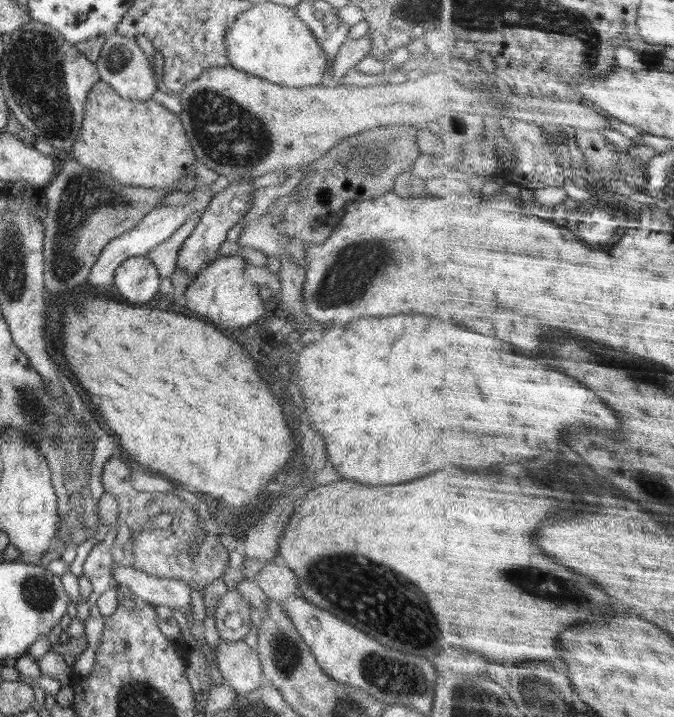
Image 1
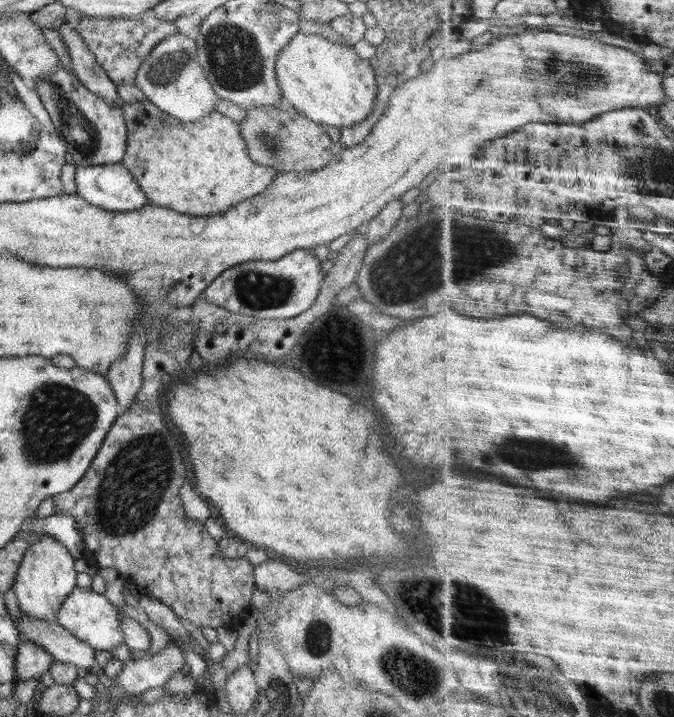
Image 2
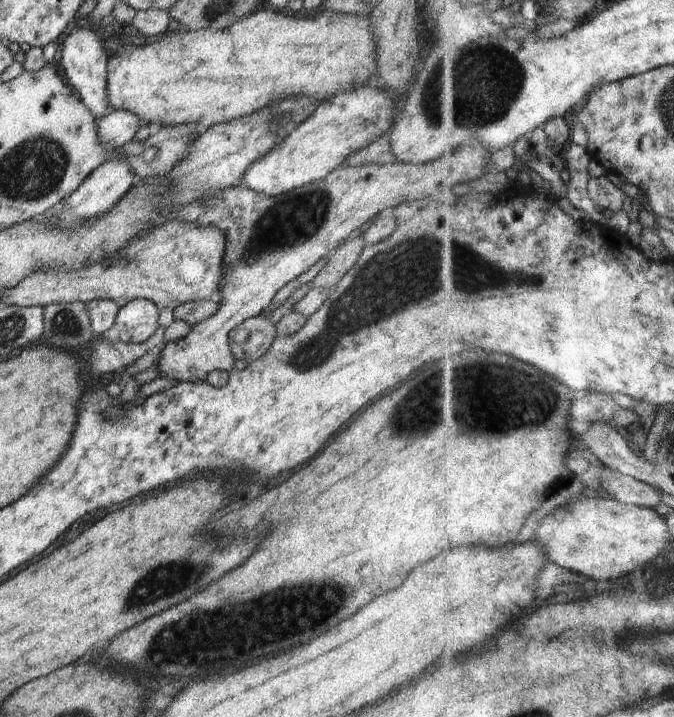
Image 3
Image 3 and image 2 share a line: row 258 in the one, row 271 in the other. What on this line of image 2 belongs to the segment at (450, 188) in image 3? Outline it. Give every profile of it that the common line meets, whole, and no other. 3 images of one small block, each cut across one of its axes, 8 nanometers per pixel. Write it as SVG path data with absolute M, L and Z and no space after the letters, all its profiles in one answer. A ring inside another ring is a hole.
M294 249L273 261L248 261L220 273L204 290L205 301L230 312L256 318L294 318L308 310L320 290L325 274L312 249Z

